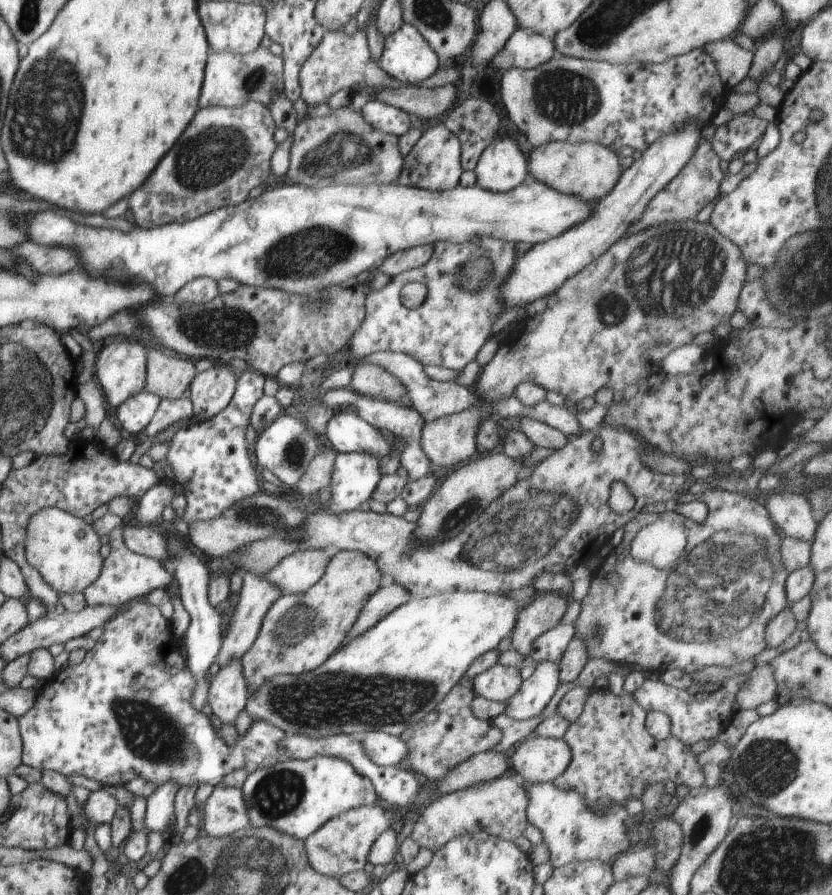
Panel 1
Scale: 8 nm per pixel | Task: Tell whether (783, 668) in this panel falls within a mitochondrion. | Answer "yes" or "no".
no

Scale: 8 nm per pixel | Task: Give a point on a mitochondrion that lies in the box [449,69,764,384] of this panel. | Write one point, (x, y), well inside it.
(674, 272)

